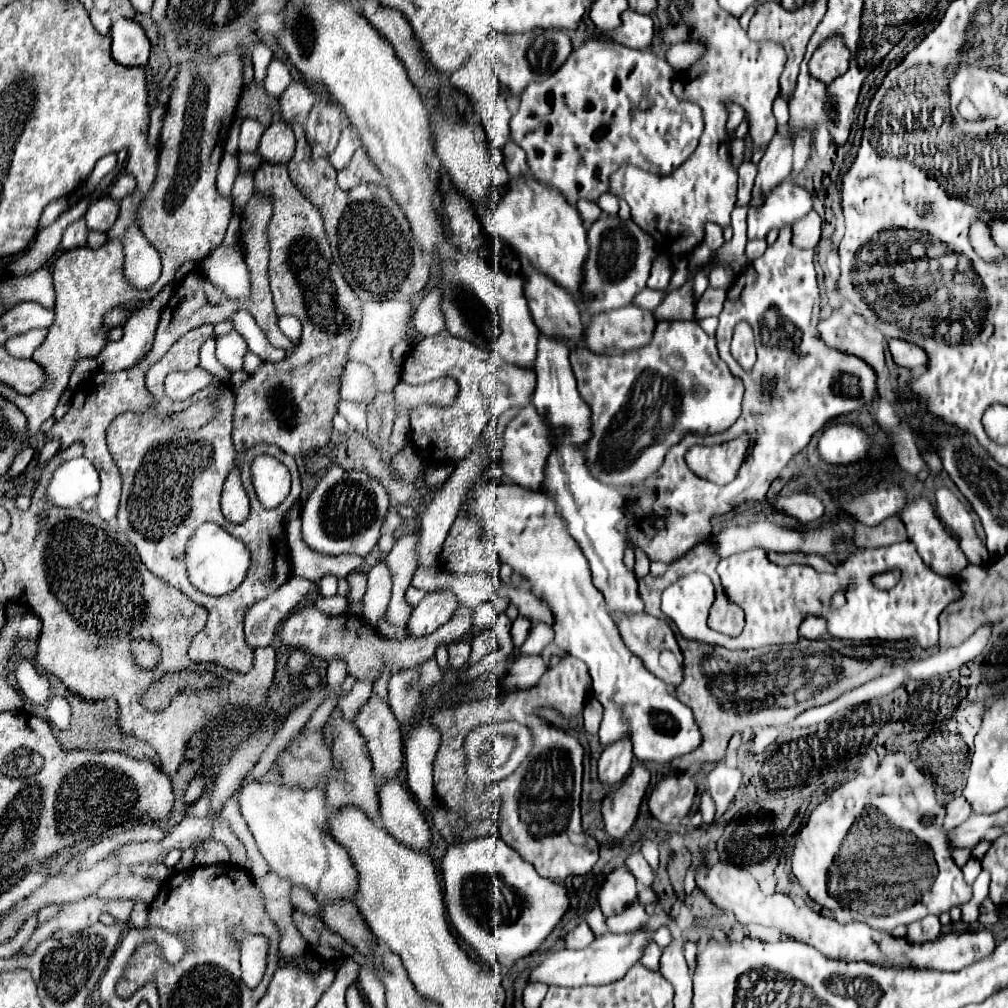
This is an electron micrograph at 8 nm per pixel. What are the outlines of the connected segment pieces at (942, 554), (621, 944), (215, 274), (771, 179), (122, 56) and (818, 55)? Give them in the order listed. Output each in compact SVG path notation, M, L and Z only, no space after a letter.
M913 499L901 511L901 519L905 523L909 541L913 541L917 545L917 553L921 555L921 559L925 561L925 565L929 569L933 569L939 575L947 575L947 577L953 575L953 577L957 577L969 565L969 559L965 557L965 553L959 547L959 541L951 533L945 531L943 523L935 515L935 511L933 511L933 507L931 507L931 503L927 499Z
M637 931L633 935L613 935L607 933L607 937L595 939L589 947L581 951L571 949L555 949L547 955L543 963L539 963L531 975L529 983L545 983L545 985L557 985L557 987L583 987L583 985L607 985L617 979L621 979L633 963L641 957L641 949L645 943L651 941L651 931Z
M217 247L211 251L203 263L203 273L205 277L225 293L229 299L237 301L247 301L251 297L251 275L249 269L243 261L243 255L235 249L223 249Z
M775 133L769 147L765 149L763 159L759 161L759 173L753 187L753 199L761 201L761 193L773 189L785 181L791 173L791 147L793 137L789 133Z
M119 19L111 27L111 55L119 65L139 67L149 59L149 39L139 23Z
M839 35L825 39L809 61L809 73L819 81L833 81L837 75L843 75L849 67L849 49L845 47Z

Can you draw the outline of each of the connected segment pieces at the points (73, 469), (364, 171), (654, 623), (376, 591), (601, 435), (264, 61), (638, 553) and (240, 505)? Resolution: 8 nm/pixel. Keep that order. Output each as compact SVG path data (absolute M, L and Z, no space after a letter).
M85 457L65 461L53 473L45 499L57 507L77 507L85 497L97 495L99 477Z
M357 149L351 163L339 171L337 183L343 191L349 191L353 187L357 187L363 181L373 181L379 183L381 181L381 173L377 171L377 167L369 161L367 153L363 149Z
M611 611L611 619L617 625L617 631L623 643L627 645L627 649L635 653L655 677L663 679L671 687L677 687L683 681L683 657L677 647L677 639L665 621L655 619L647 613L633 615L633 613L621 613L621 611L615 611L615 613Z
M377 563L375 567L369 569L369 583L367 583L367 593L363 597L363 617L369 627L375 631L379 629L379 621L385 617L389 599L391 599L391 587L393 587L393 573L385 563Z
M657 321L651 341L623 355L601 357L589 353L585 347L575 347L569 361L577 379L577 389L589 405L593 421L591 439L583 445L585 461L597 481L615 489L637 485L653 475L661 467L665 453L677 445L683 435L715 435L727 431L741 415L741 379L733 377L729 367L719 359L715 337L705 335L693 321Z
M255 43L251 47L251 55L253 55L251 59L253 59L253 67L255 67L255 83L261 83L265 79L265 75L267 75L267 67L269 67L269 63L273 59L273 53L271 53L271 49L267 45Z
M635 549L635 575L647 575L649 573L649 557L645 555L645 551Z
M233 469L231 477L223 485L221 511L231 523L241 523L249 515L249 499L247 499L247 493L243 491L243 487L241 487L237 469Z

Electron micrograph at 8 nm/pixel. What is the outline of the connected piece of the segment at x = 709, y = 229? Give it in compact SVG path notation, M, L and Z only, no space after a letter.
M709 223L705 227L705 245L711 249L711 251L717 251L721 245L723 245L723 231L721 227Z

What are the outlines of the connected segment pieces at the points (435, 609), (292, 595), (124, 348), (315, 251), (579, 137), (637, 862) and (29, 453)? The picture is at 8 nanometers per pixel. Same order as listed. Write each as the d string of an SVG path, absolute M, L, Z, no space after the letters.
M441 591L441 593L425 595L423 601L413 609L409 617L407 635L423 637L437 631L445 621L449 621L453 609L457 609L457 599L453 593Z
M291 577L267 599L253 605L245 617L245 639L255 647L267 647L273 641L281 619L301 609L317 593L317 583L303 577Z
M169 284L147 307L135 311L125 325L125 333L119 341L109 341L99 353L97 363L101 371L123 371L145 357L155 338L156 323L153 314L160 314L165 308L165 297L172 297L175 287Z
M263 163L255 171L255 195L269 195L273 199L273 217L267 227L269 239L269 285L277 311L287 311L295 315L303 323L303 339L299 347L289 353L281 363L265 361L255 373L249 375L247 381L239 387L231 387L235 395L235 413L233 413L233 443L237 453L255 443L267 441L277 445L289 455L307 455L311 451L321 449L329 443L333 425L331 419L337 413L339 403L339 375L343 365L347 363L349 341L357 335L357 325L361 319L361 301L349 289L347 281L341 277L341 271L333 263L329 241L325 237L323 219L319 211L291 185L287 175L287 165L271 165Z
M587 39L569 55L565 65L561 65L553 77L533 83L521 93L519 111L511 119L513 141L527 153L529 171L535 173L539 181L561 191L569 203L575 203L577 199L597 199L607 191L611 171L623 163L633 163L649 173L669 175L695 151L703 133L701 107L673 95L673 77L675 71L665 59L651 51L629 49L603 39Z
M637 855L637 857L633 857L633 859L627 859L627 867L629 867L631 873L635 875L635 879L641 881L645 887L651 885L651 881L653 881L653 869L649 867L647 861L641 859L641 855Z
M28 446L24 448L18 455L15 457L13 463L11 464L11 467L9 471L7 472L7 475L10 478L15 478L21 473L24 472L28 464L31 462L31 460L34 458L35 450Z

